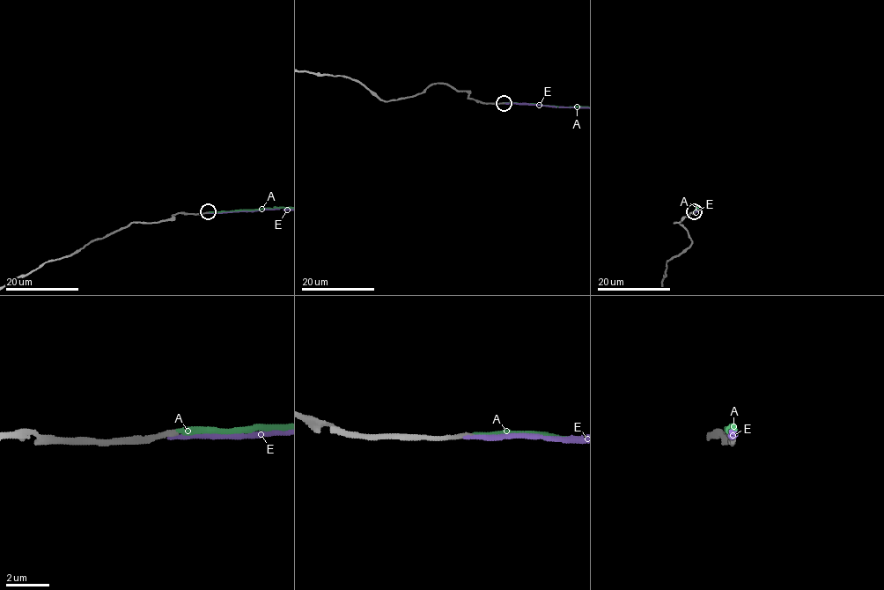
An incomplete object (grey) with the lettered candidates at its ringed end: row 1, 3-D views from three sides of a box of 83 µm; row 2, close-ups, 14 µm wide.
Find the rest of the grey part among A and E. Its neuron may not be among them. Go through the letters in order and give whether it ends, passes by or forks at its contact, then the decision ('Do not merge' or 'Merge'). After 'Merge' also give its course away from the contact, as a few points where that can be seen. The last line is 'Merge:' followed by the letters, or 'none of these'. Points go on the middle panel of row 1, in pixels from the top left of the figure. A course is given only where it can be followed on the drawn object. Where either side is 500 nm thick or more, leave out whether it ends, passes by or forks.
A: It ends there. Merge
E: It ends there. Do not merge
Merge: A

